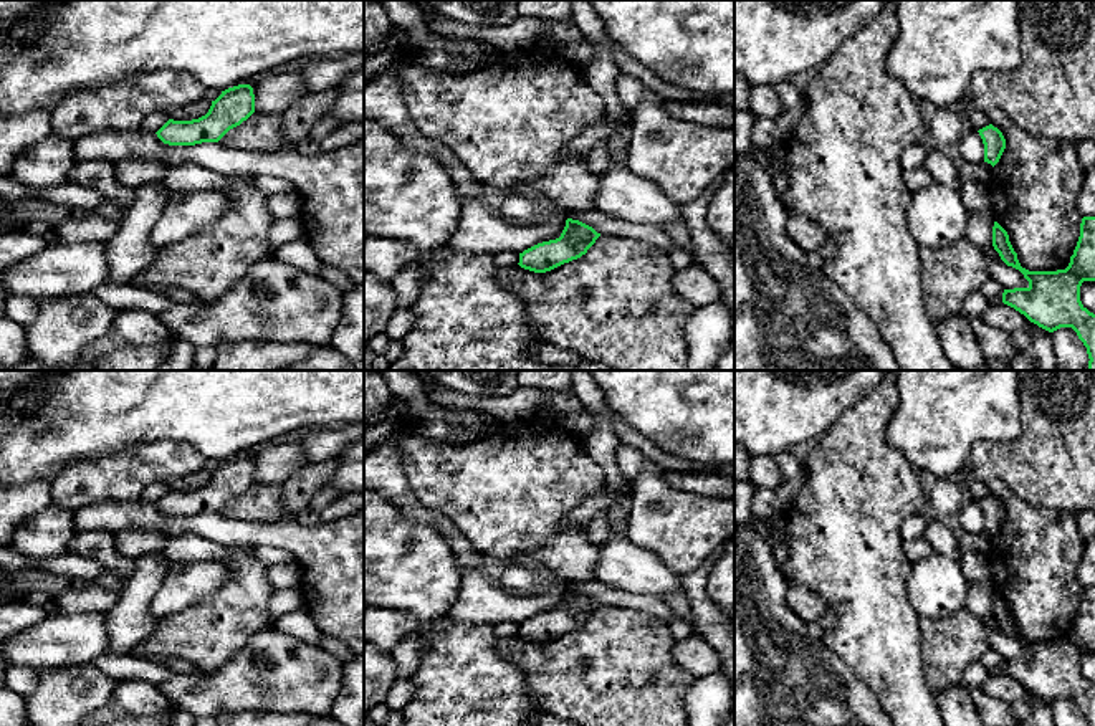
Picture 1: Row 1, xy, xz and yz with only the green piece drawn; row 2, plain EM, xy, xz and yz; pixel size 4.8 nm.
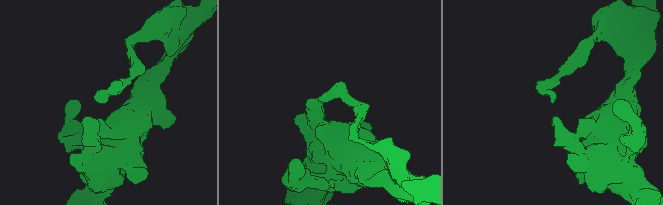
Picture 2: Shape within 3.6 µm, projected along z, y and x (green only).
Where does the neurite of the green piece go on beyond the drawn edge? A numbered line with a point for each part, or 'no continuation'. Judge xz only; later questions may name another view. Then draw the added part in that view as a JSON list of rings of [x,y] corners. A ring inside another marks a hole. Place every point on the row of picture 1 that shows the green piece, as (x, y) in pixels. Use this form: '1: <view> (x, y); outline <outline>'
no continuation

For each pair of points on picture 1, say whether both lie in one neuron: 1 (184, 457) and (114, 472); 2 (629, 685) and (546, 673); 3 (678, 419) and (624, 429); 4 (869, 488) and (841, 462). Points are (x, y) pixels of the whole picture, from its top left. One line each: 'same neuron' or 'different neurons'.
1: same neuron
2: same neuron
3: different neurons
4: same neuron

